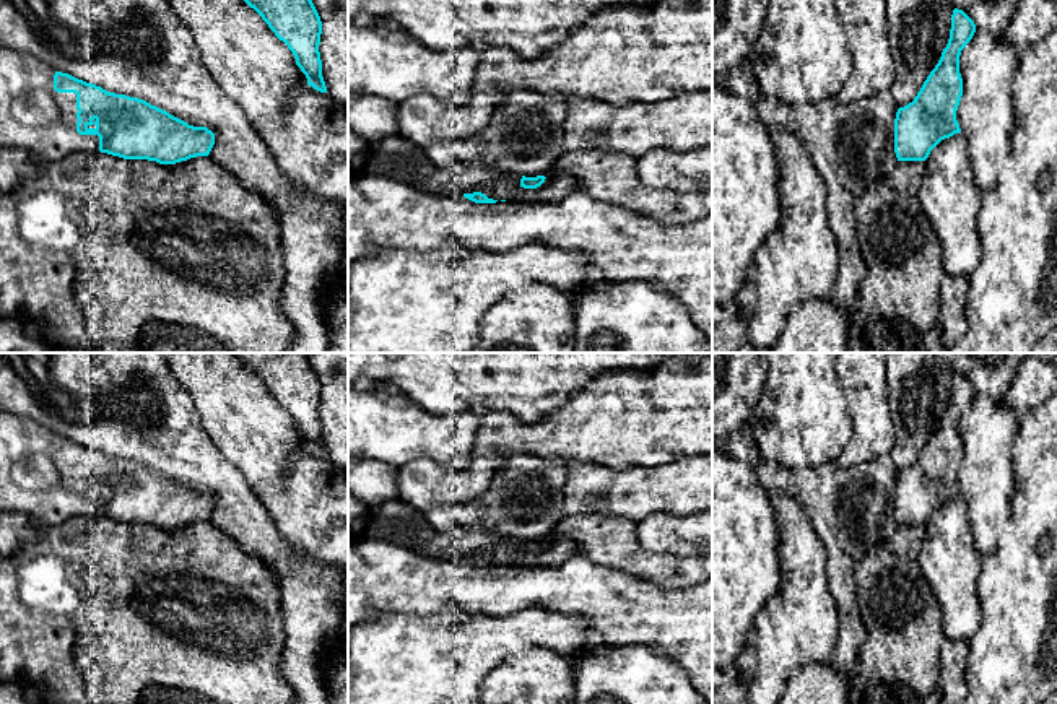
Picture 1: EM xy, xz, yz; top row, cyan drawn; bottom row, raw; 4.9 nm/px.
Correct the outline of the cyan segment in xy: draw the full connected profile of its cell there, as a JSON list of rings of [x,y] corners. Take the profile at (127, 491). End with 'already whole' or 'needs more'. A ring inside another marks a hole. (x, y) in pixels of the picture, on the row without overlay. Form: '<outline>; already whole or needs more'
[[[0,411],[0,514],[23,514],[41,528],[73,517],[101,515],[124,524],[176,528],[208,520],[215,498],[151,470],[57,436],[31,418]]]; needs more

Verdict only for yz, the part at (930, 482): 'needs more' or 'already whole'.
already whole

